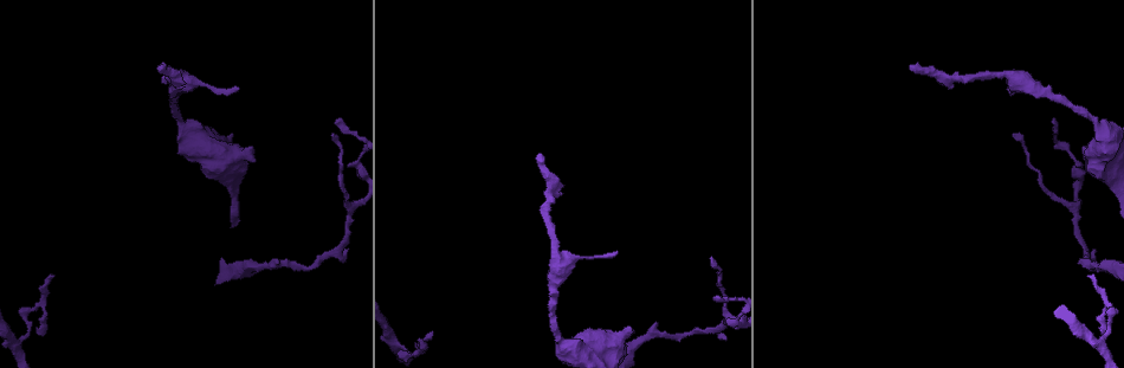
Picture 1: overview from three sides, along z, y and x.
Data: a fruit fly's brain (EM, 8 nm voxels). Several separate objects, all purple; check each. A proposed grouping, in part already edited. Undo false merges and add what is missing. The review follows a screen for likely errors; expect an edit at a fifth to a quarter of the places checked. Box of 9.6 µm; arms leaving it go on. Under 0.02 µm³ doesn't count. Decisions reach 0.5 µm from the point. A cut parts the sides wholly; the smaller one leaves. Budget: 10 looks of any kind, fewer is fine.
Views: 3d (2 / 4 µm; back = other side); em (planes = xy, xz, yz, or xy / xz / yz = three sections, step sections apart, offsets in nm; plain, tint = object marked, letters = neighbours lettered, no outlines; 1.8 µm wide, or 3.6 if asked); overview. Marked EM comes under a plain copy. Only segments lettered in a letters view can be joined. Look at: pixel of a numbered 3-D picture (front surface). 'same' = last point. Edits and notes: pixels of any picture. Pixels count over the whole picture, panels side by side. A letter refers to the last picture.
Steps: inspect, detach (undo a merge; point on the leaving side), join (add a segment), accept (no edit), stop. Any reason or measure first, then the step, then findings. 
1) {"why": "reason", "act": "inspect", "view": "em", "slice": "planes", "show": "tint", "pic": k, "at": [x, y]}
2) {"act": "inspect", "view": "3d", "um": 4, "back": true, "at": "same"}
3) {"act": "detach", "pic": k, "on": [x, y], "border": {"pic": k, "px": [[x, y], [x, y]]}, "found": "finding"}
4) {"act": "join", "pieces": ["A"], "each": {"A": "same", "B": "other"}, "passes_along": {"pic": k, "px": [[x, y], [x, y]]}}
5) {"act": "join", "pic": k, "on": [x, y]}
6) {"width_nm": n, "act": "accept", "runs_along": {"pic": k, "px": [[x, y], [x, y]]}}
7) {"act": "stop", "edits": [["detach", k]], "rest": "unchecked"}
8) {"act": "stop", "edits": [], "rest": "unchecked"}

{"why": "tapers out", "act": "inspect", "view": "3d", "um": 2, "pic": 1, "at": [1089, 275]}

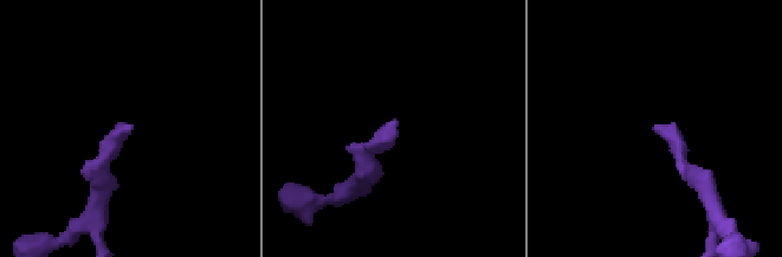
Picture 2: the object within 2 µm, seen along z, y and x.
{"act": "inspect", "view": "em", "slice": "planes", "show": "letters", "pic": 2, "at": [132, 125]}

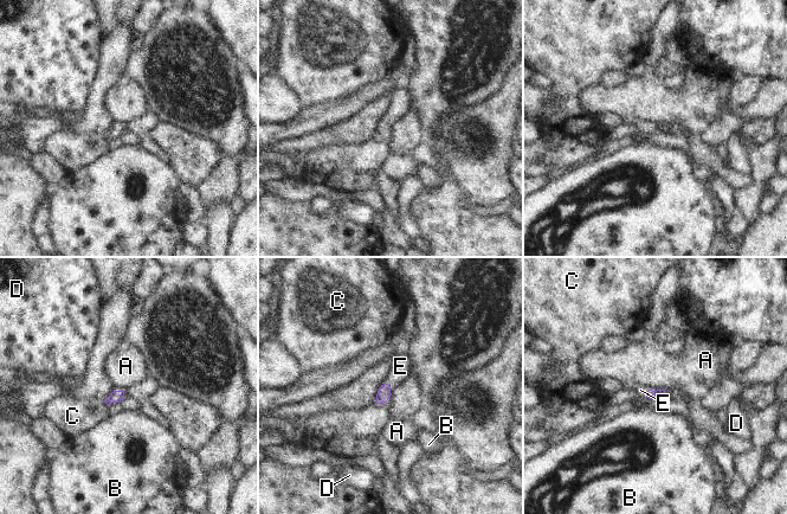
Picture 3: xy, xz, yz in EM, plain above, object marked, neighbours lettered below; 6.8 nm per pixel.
{"act": "join", "pieces": ["E"], "each": {"A": "other", "B": "other", "C": "other", "D": "other", "E": "same"}, "passes_along": {"pic": 3, "px": [[384, 392], [391, 384], [400, 366]]}, "found": "it goes on there"}

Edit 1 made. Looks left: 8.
{"act": "inspect", "view": "3d", "um": 4, "pic": 1, "at": [615, 251]}

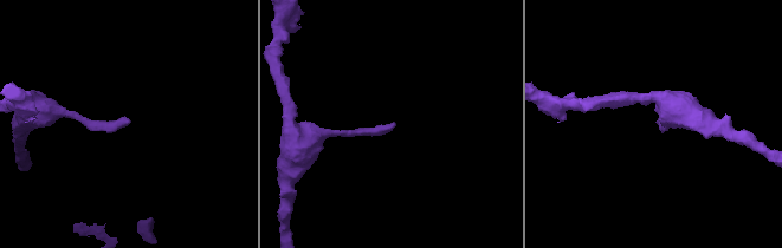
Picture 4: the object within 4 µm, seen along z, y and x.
{"act": "inspect", "view": "em", "slice": "planes", "show": "letters", "pic": 4, "at": [394, 126]}

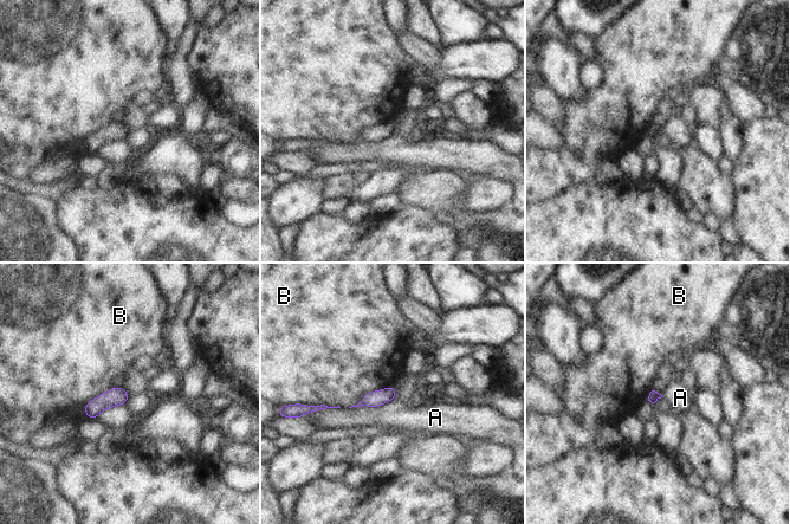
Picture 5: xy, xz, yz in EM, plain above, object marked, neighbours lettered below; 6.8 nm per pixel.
{"longest_contact_nm": ["B", 320], "act": "accept", "each": {"A": "other", "B": "other"}, "border": {"pic": 5, "px": [[393, 399], [379, 406], [349, 408]]}, "found": "no lettered segment goes on from it"}

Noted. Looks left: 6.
{"why": "a fork", "act": "inspect", "view": "em", "slice": "planes", "show": "letters", "pic": 1, "at": [731, 315]}

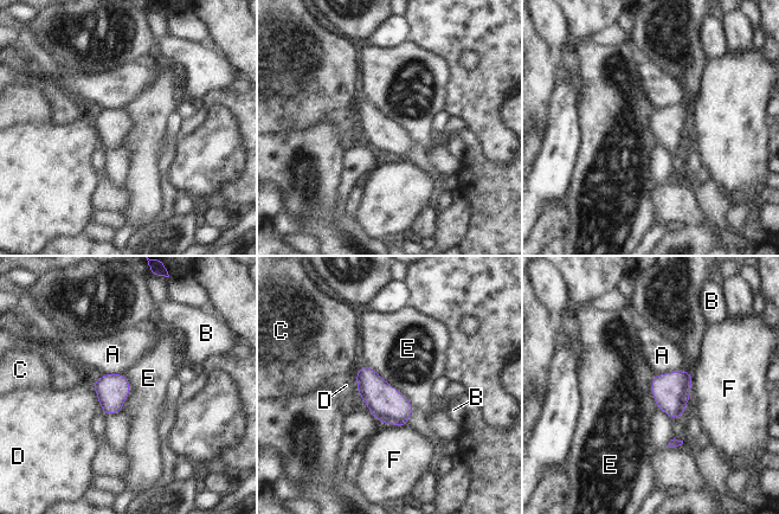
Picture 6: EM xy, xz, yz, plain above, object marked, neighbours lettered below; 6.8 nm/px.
{"longest_contact_nm": ["E", 480], "act": "accept", "each": {"A": "other", "B": "other", "C": "other", "D": "other", "E": "other", "F": "other"}, "border": {"pic": 6, "px": [[362, 362], [375, 371], [416, 408]]}, "found": "all the same neuron"}

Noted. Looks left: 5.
{"why": "an open end", "act": "inspect", "view": "em", "slice": "planes", "show": "letters", "pic": 1, "at": [160, 65]}

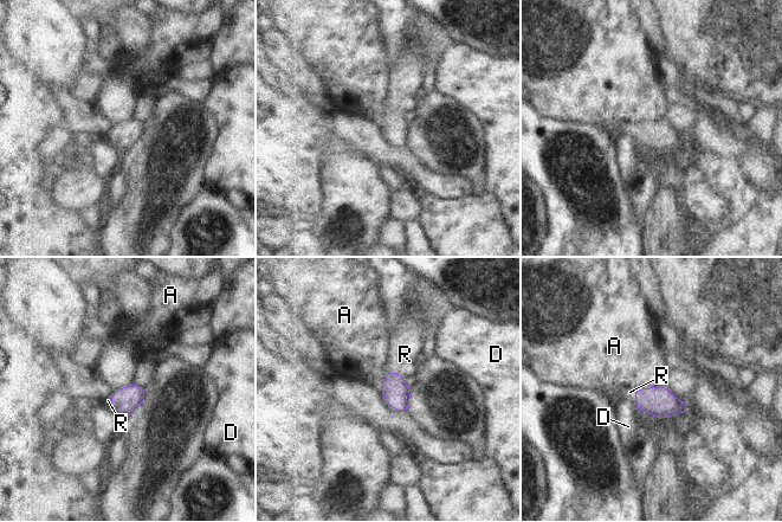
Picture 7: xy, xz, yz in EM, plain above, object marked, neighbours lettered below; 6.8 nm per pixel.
{"act": "join", "pieces": ["R"], "each": {"A": "other", "D": "other", "R": "same"}, "found": "it goes on there"}

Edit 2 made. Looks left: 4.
{"act": "stop", "edits": [["join", 3], ["join", 7]], "rest": "unchecked"}

